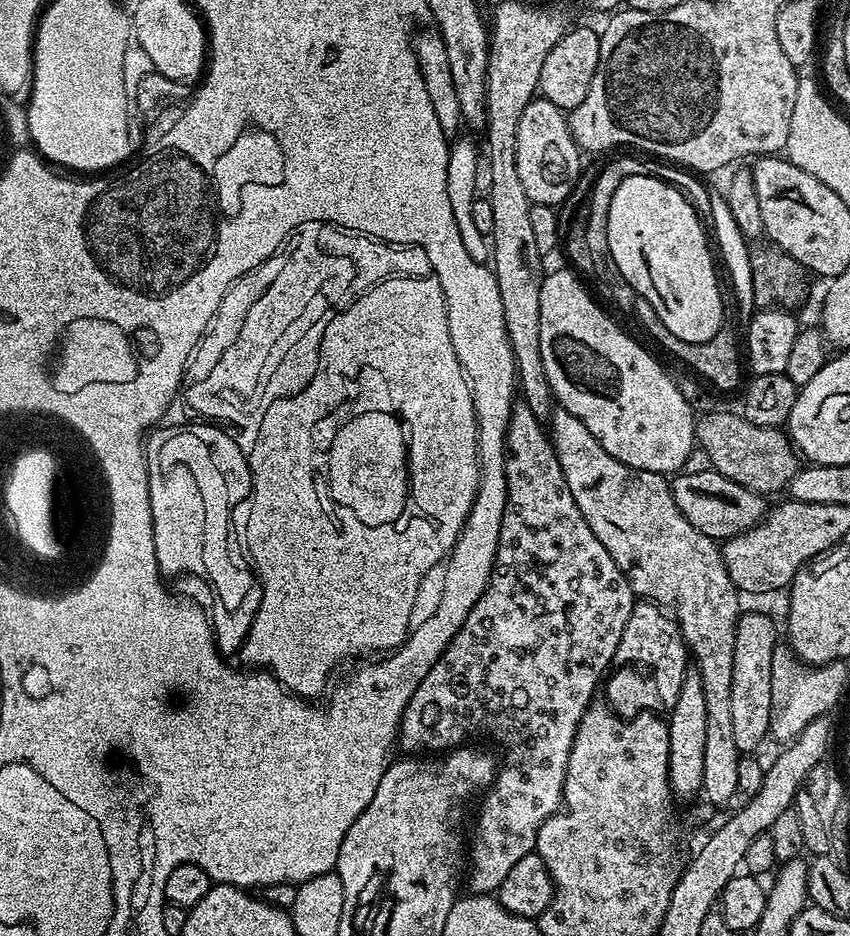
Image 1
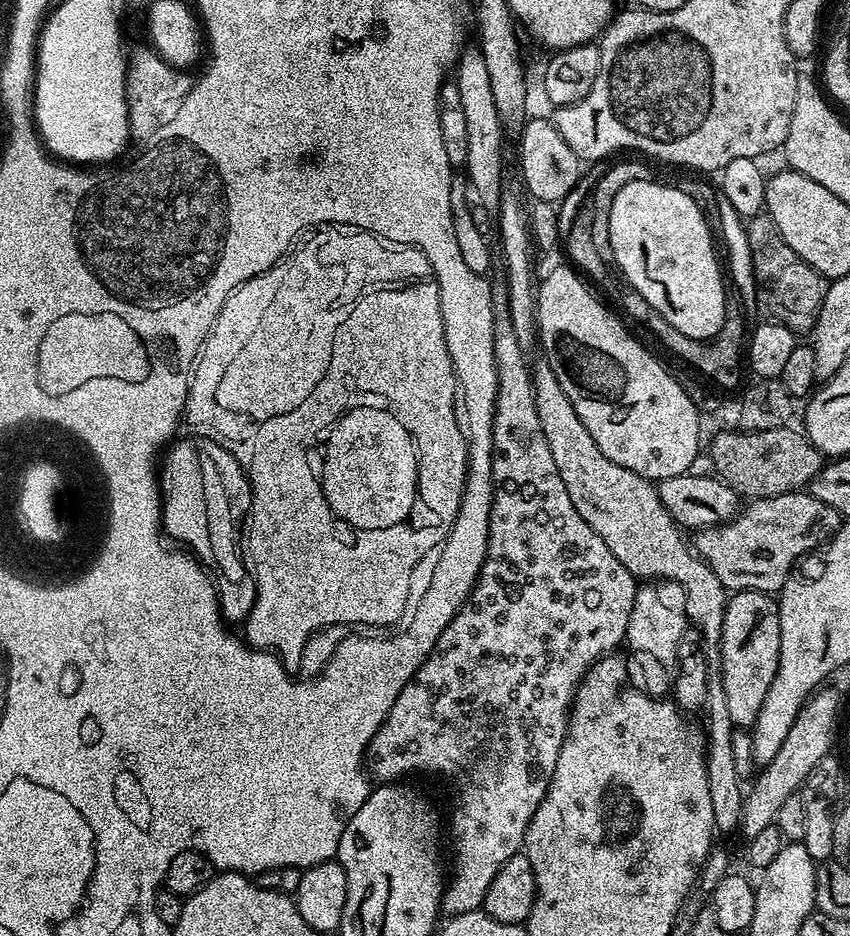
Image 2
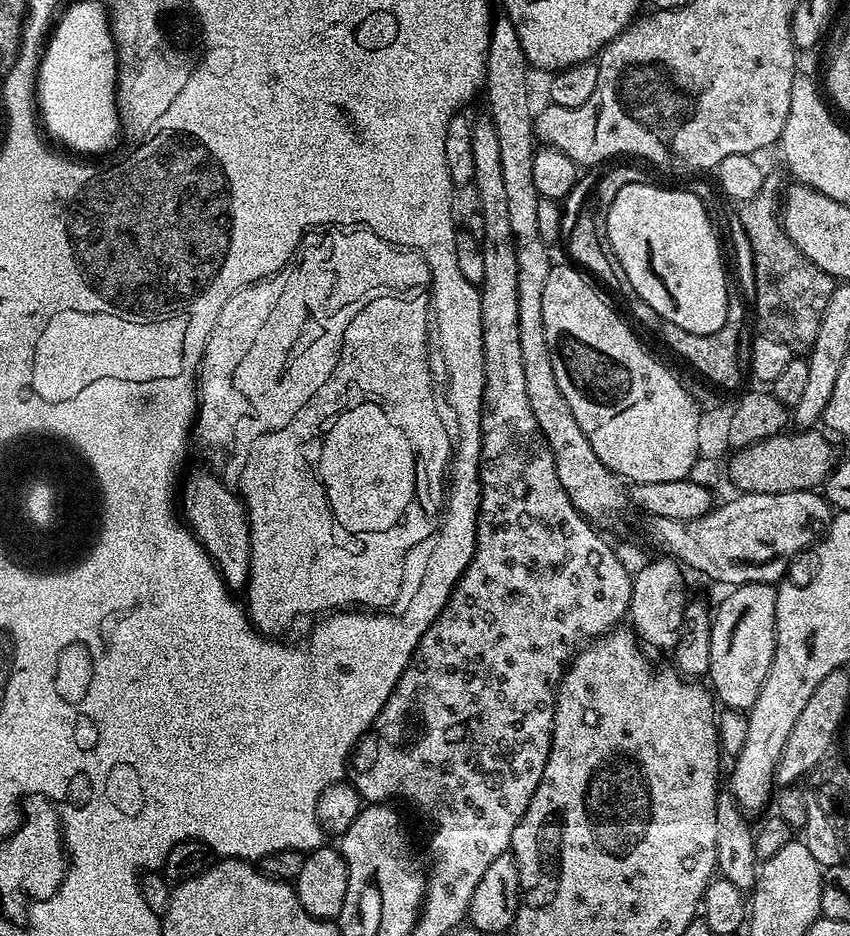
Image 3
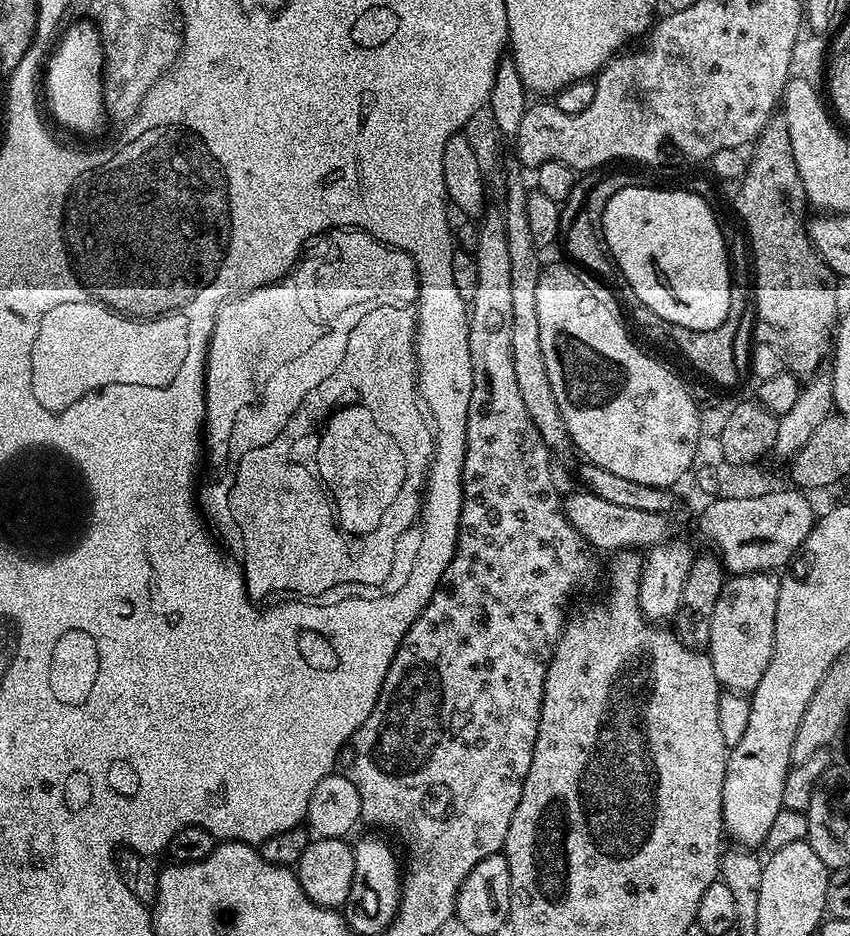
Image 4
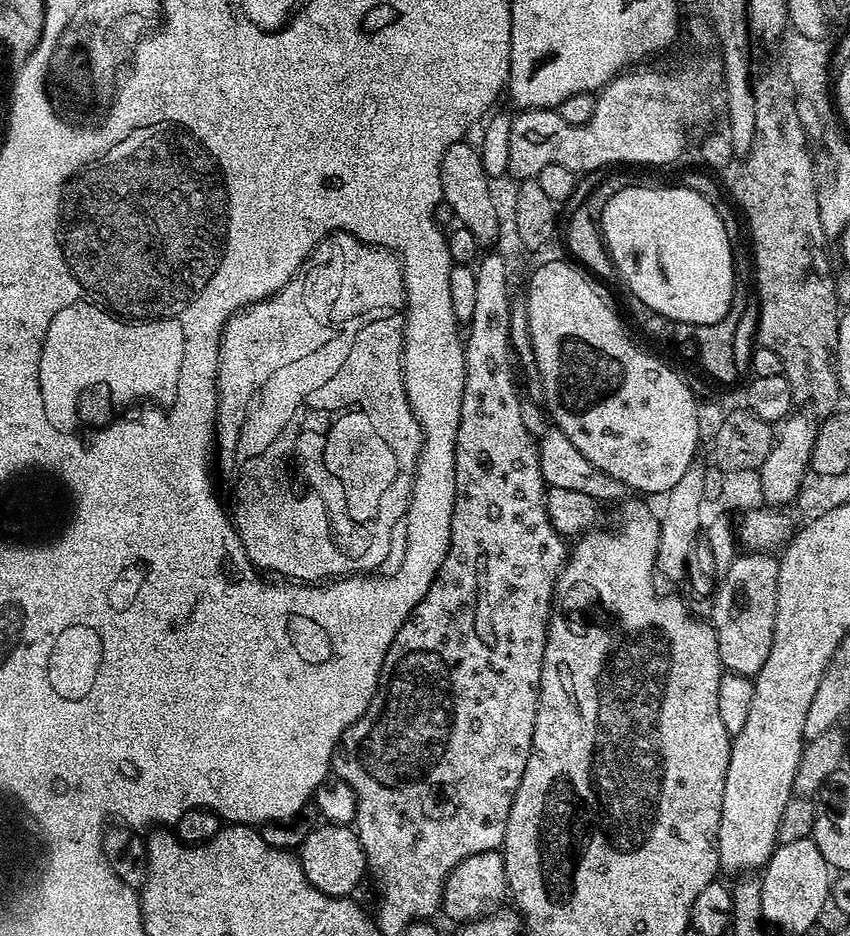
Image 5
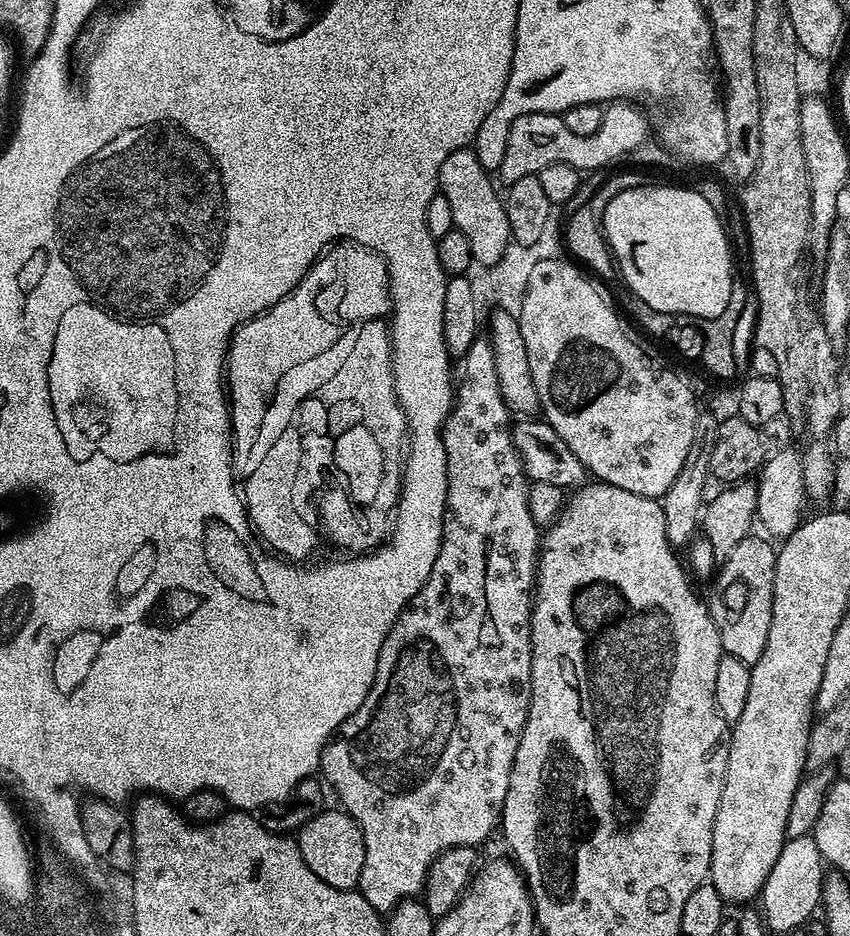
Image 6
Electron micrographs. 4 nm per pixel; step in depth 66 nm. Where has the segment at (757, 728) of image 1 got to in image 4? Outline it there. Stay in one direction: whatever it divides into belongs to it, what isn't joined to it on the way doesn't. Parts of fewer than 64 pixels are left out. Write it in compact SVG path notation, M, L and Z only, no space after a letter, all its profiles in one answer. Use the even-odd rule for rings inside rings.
M776 572L729 575L725 579L722 594L718 594L718 606L714 606L714 618L710 622L710 638L706 645L714 678L721 689L751 694L758 686L758 682L762 682L762 674L766 674L766 666L770 666L770 658L774 654L774 630L778 614L780 581L781 577Z

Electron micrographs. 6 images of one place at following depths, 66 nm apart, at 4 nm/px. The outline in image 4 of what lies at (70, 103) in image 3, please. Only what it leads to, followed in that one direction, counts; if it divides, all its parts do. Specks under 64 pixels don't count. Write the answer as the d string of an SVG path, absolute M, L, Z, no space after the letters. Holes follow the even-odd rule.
M74 27L60 48L60 56L56 56L56 64L52 64L49 80L52 80L52 92L45 95L50 107L51 117L62 125L78 132L94 129L104 118L102 71L104 60L97 47L96 35L91 28Z

